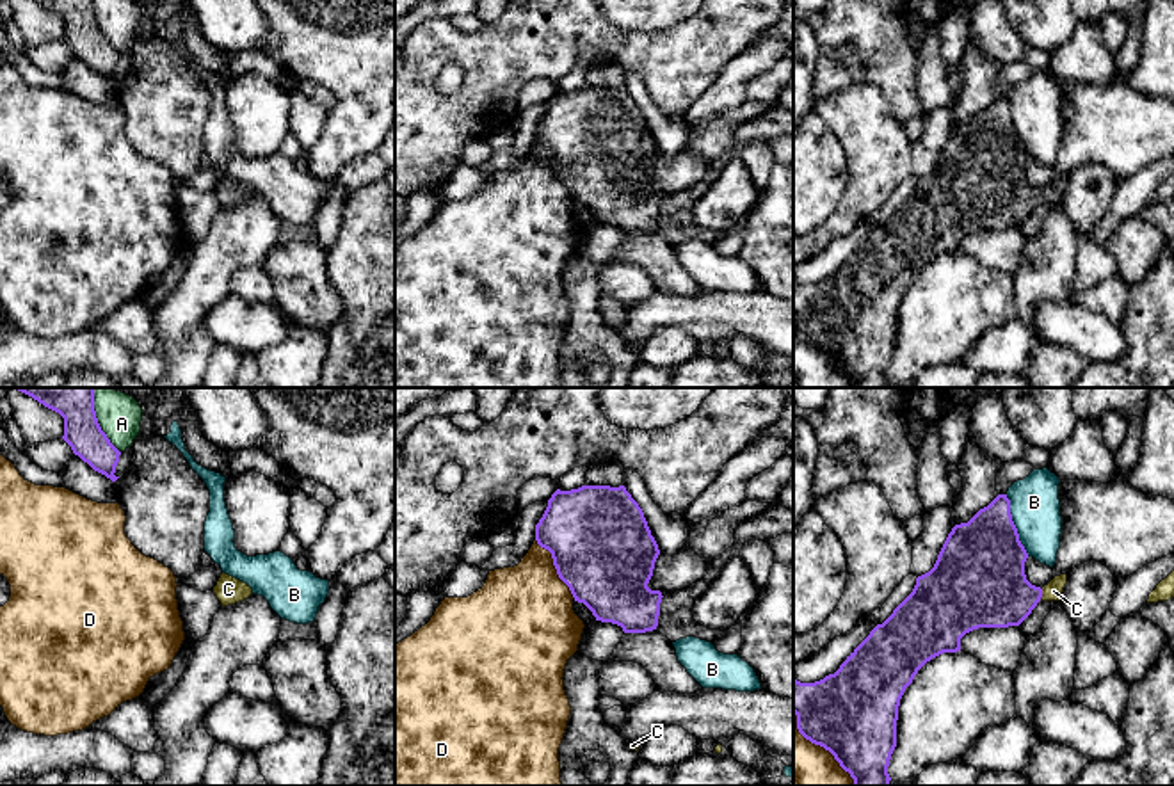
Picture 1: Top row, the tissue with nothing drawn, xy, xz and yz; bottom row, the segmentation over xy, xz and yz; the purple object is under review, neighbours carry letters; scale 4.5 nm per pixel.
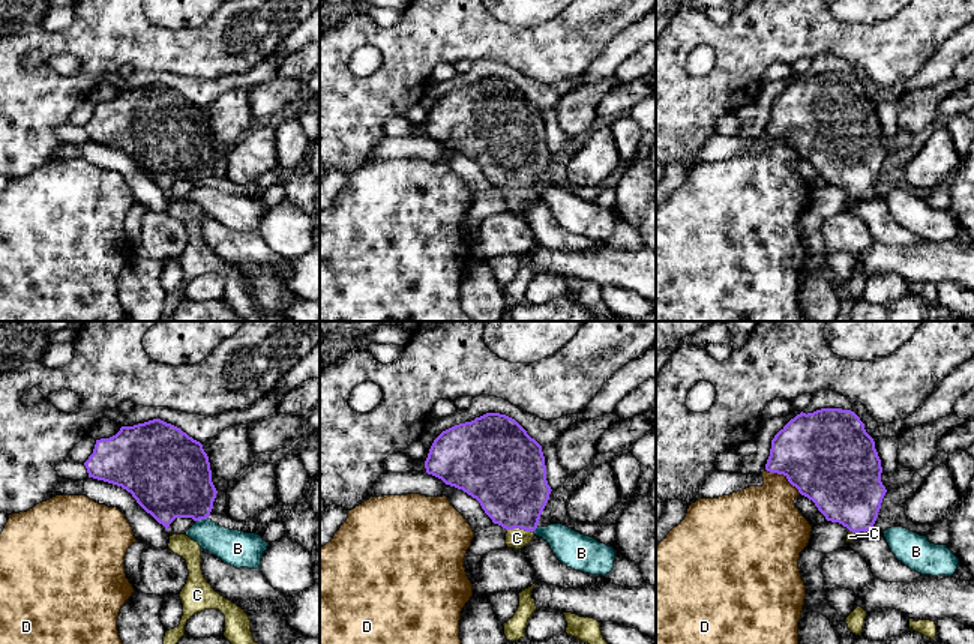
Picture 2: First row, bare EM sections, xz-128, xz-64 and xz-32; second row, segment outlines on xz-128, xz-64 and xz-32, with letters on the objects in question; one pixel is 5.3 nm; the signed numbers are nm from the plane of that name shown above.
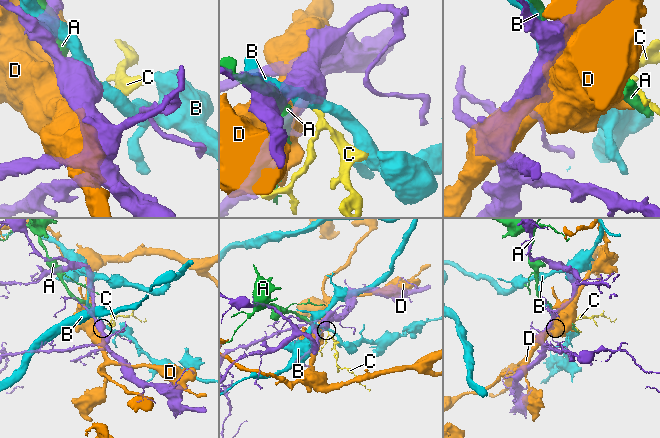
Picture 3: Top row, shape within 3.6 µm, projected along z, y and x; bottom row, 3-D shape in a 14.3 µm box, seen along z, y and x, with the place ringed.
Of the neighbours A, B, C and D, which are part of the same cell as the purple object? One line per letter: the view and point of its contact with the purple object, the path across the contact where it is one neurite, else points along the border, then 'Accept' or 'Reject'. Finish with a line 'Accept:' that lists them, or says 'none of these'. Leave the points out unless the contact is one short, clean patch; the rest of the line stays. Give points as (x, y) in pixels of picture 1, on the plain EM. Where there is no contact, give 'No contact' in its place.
A: Touches purple at xy (98, 27). Reject
B: Touches purple at yz (1014, 127). Reject
C: Touches purple at yz (1041, 196). Path across: yz (988, 189), (1000, 196), (1041, 196), (1053, 192). Accept
D: Touches purple at xz (555, 169). Reject
Accept: C

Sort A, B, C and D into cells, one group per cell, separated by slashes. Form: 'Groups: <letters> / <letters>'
Groups: A / B / C / D

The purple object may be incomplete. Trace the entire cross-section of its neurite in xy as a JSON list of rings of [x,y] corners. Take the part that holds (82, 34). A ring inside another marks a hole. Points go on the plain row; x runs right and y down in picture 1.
[[[34,0],[44,9],[64,20],[62,41],[71,48],[73,55],[87,64],[94,73],[105,76],[112,84],[121,53],[110,44],[101,32],[94,0]]]

